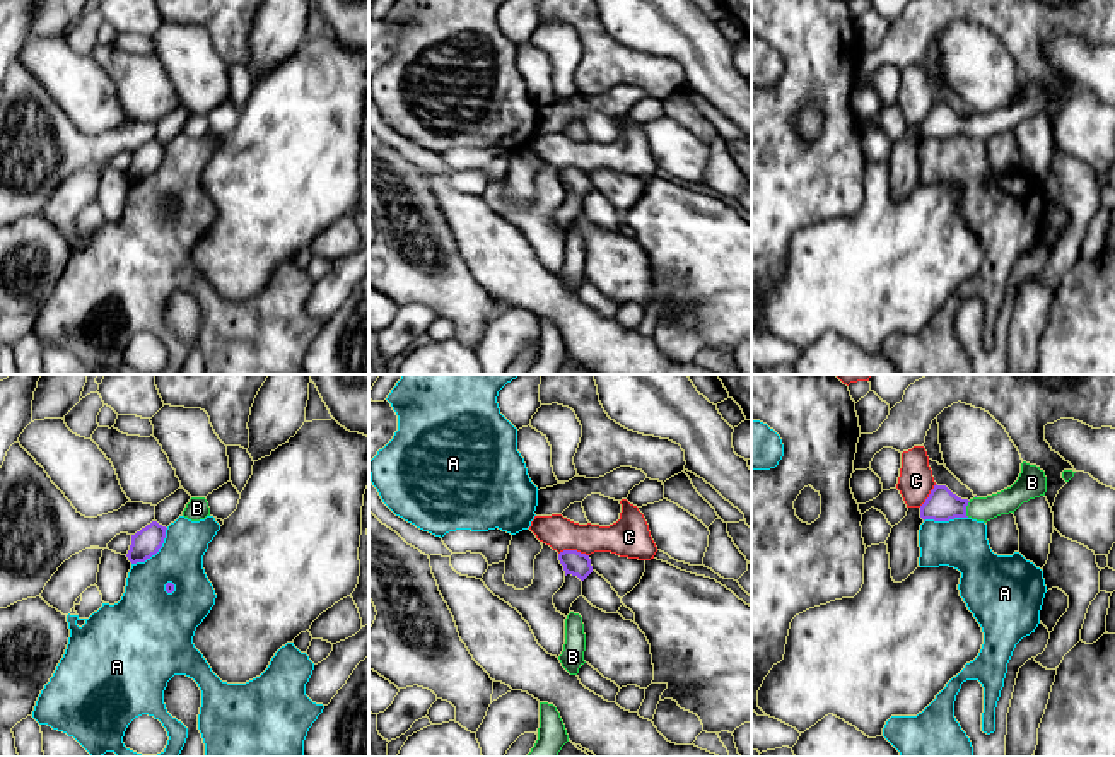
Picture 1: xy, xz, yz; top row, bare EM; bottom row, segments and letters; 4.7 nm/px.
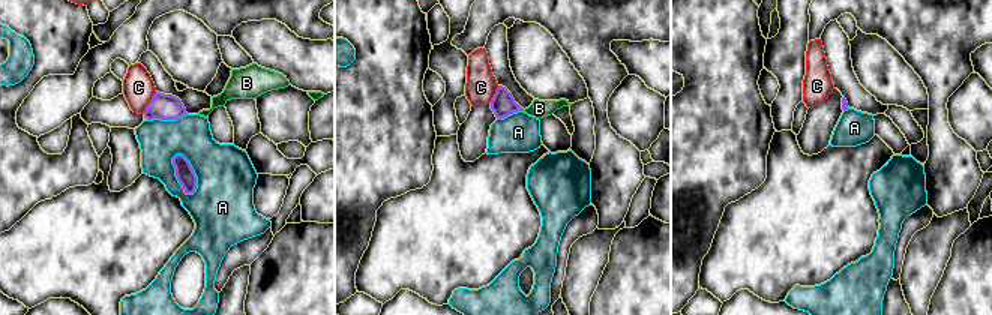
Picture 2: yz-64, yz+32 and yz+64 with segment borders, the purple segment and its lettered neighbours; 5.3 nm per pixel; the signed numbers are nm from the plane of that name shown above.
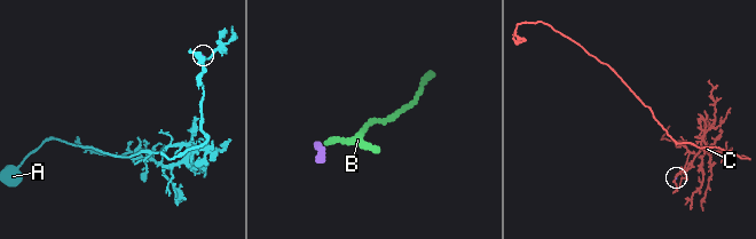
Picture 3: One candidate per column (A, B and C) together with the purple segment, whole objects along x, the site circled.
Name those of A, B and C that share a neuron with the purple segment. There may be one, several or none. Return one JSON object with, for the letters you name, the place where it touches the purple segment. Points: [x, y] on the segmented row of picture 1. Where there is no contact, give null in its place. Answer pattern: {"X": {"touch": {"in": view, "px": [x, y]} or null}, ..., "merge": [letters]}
{"B": {"touch": {"in": "yz", "px": [965, 510]}}, "merge": ["B"]}

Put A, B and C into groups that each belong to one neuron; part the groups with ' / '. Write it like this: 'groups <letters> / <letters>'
groups A / B / C

